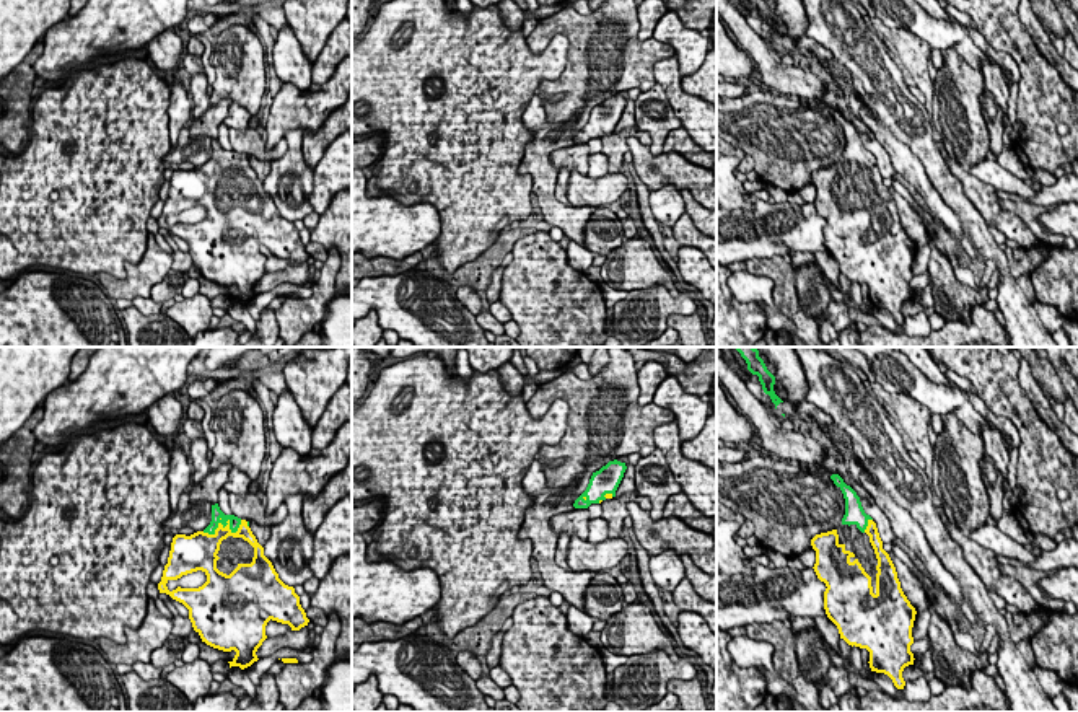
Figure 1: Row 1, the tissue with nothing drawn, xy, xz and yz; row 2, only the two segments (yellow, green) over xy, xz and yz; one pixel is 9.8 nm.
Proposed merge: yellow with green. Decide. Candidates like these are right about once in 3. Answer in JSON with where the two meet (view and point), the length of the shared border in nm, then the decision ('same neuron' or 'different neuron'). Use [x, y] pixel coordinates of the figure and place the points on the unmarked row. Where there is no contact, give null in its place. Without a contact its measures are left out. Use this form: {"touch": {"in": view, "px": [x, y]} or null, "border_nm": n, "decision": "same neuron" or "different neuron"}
{"touch": {"in": "xy", "px": [222, 160]}, "border_nm": 420, "decision": "same neuron"}

